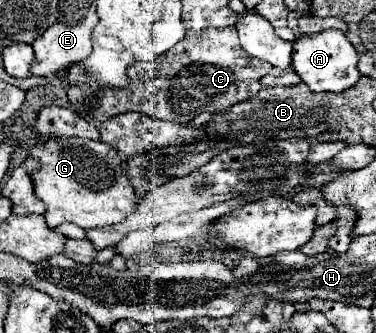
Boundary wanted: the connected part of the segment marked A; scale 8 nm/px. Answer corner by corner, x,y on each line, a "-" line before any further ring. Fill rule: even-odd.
330,28
330,30
318,32
318,34
300,36
294,42
294,50
292,50
294,72
314,92
344,92
350,86
354,86
360,78
356,64
358,64
358,52
354,50
354,46
348,42
344,32
340,32
340,30

